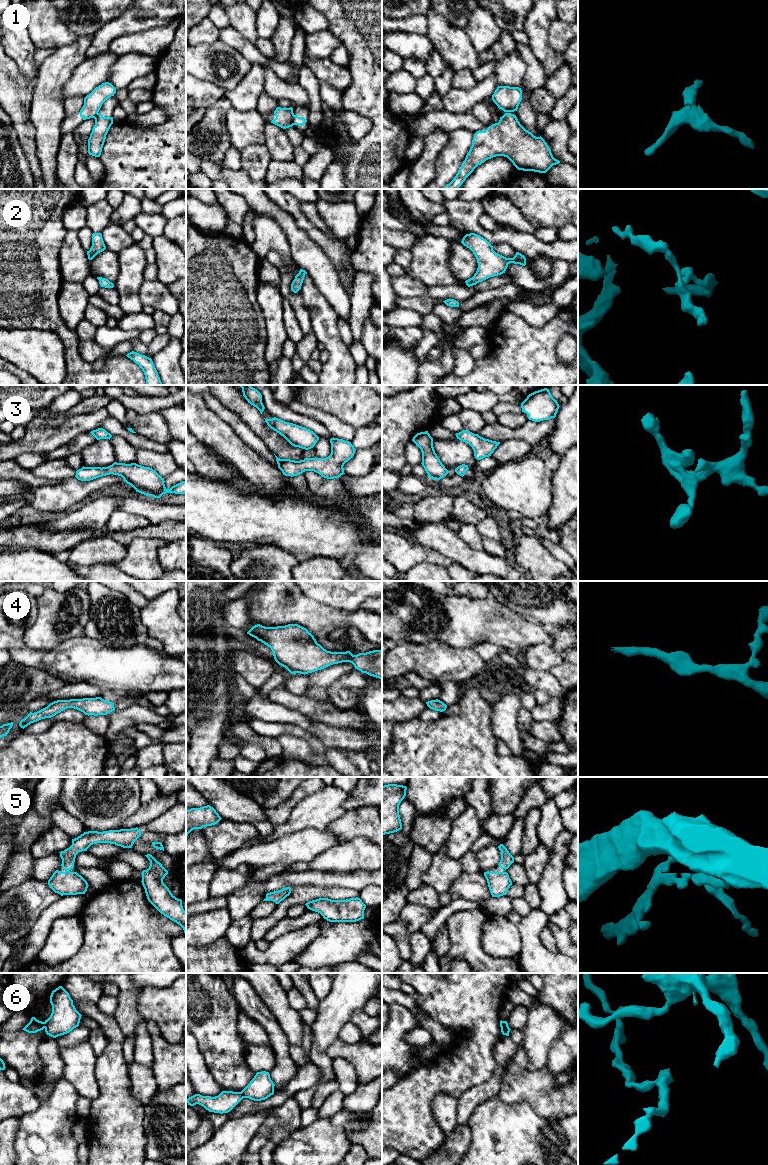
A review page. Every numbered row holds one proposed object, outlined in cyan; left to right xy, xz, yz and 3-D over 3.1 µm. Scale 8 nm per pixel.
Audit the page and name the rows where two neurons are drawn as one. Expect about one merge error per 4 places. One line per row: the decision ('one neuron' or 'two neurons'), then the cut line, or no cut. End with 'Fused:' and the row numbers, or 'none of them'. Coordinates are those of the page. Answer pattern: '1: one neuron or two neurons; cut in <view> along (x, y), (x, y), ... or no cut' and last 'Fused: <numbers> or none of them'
1: two neurons; cut in xz along (294, 115), (292, 124)
2: one neuron; no cut
3: one neuron; no cut
4: one neuron; no cut
5: one neuron; no cut
6: two neurons; cut in xy along (44, 1022), (45, 1027)
Fused: 1, 6

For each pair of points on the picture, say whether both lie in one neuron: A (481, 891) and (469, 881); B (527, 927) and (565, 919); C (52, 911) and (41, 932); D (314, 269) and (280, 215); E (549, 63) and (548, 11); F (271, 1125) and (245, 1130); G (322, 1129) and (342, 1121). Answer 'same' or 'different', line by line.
A: same
B: different
C: same
D: same
E: same
F: different
G: different

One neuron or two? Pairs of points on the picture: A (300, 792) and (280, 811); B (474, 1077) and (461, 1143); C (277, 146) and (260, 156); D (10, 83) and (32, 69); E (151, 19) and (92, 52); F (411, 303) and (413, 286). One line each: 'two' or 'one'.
A: one
B: two
C: two
D: two
E: one
F: two

